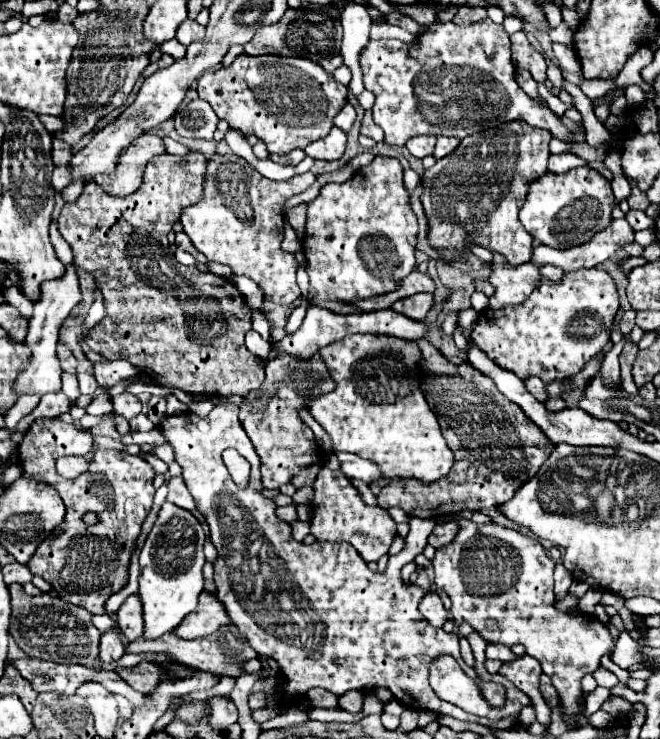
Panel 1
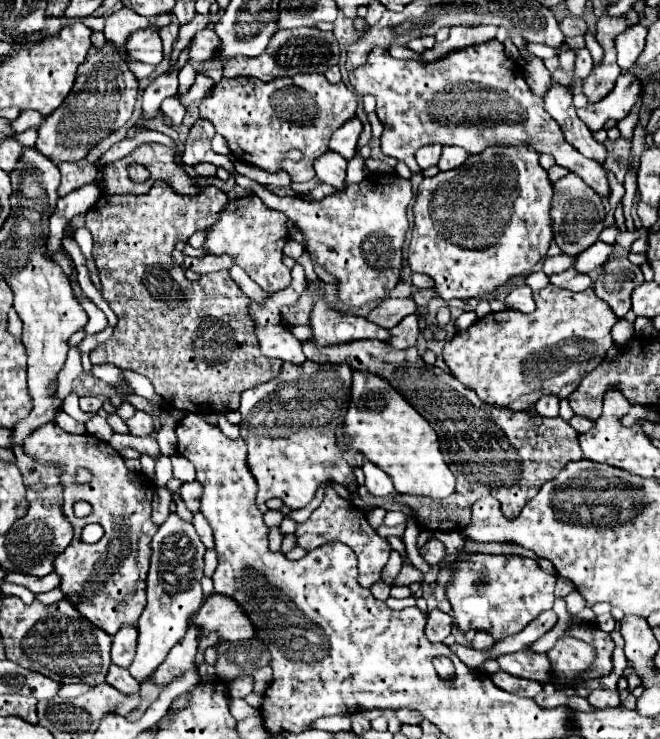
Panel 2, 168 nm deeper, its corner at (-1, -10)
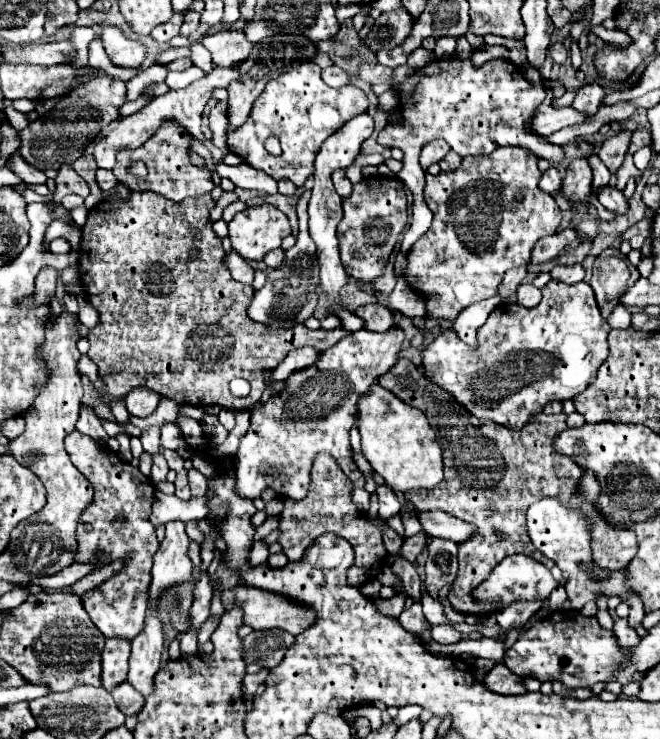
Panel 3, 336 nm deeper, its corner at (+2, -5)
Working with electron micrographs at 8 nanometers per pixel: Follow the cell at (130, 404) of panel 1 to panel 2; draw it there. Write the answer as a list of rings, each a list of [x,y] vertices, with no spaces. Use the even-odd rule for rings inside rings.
[[[137,411],[131,419],[127,419],[127,425],[131,429],[131,435],[137,435],[137,437],[147,437],[157,429],[157,423],[153,421],[153,417],[143,411]]]

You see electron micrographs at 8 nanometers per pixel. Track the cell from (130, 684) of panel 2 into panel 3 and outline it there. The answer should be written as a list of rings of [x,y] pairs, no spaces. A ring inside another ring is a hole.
[[[120,682],[118,686],[114,686],[112,696],[126,716],[136,714],[144,706],[144,696],[140,696],[140,692],[136,692],[128,682]]]

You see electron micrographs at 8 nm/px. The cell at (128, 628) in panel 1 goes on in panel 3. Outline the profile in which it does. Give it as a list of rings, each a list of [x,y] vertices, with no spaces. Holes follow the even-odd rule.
[[[108,638],[102,650],[102,686],[112,690],[112,686],[126,680],[130,658],[130,640]]]

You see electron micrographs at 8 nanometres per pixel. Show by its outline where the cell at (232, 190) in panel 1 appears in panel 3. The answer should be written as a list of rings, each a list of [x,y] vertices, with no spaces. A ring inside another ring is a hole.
[[[272,204],[248,206],[228,222],[232,250],[248,260],[262,260],[290,236],[288,218]]]

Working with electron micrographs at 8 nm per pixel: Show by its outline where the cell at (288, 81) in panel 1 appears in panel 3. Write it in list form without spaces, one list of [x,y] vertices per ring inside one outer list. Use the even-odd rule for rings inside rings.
[[[302,62],[298,68],[270,80],[262,94],[256,98],[248,120],[238,128],[228,128],[228,150],[242,158],[242,162],[266,172],[274,180],[288,178],[294,186],[302,188],[304,180],[314,174],[314,158],[320,144],[334,134],[350,118],[368,110],[366,94],[356,86],[330,88],[320,78],[320,66]],[[276,136],[282,144],[282,154],[272,156],[266,152],[266,138]]]

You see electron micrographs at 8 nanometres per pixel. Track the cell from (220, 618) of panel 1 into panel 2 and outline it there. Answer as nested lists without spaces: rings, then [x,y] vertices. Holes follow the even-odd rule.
[[[213,593],[205,601],[195,623],[203,627],[203,635],[217,631],[219,637],[225,637],[227,641],[247,641],[255,637],[255,627],[251,627],[251,619],[243,607],[233,603],[231,597],[219,593]]]

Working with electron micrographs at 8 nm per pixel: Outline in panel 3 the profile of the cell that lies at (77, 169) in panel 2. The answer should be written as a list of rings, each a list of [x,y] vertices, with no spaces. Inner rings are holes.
[[[70,164],[60,166],[58,176],[54,180],[54,196],[52,196],[54,202],[60,202],[66,194],[80,194],[86,198],[88,192],[90,190],[88,190],[86,180],[80,174],[76,174],[76,170]]]

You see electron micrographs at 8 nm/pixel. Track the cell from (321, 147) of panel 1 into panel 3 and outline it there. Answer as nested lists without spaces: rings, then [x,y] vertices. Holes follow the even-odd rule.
[[[338,168],[338,170],[334,170],[334,174],[332,174],[332,180],[334,180],[334,188],[336,188],[336,192],[338,192],[342,198],[346,198],[346,196],[352,192],[352,182],[346,178],[346,172],[344,172],[344,168]]]

